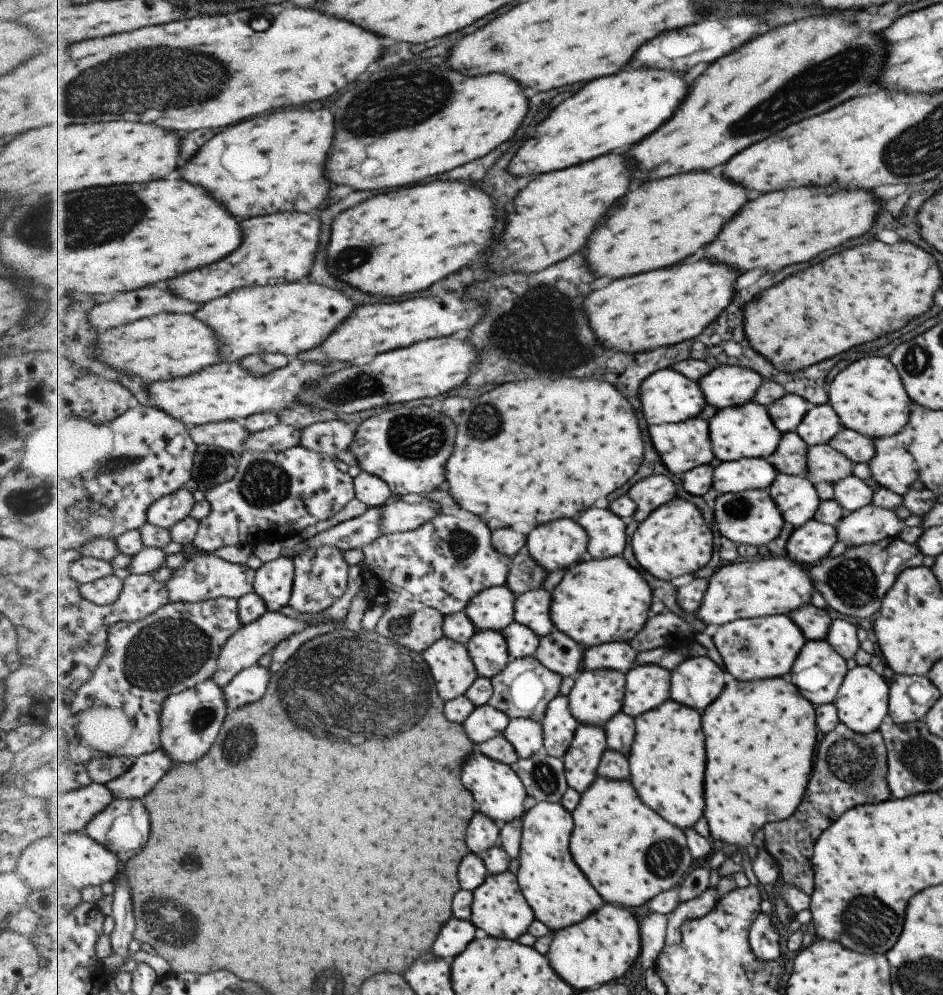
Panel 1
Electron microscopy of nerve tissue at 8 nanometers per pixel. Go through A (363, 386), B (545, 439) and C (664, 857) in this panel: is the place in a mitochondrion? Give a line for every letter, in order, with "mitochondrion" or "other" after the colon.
A: mitochondrion
B: other
C: mitochondrion

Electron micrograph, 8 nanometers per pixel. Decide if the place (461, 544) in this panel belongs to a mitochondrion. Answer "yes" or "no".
yes

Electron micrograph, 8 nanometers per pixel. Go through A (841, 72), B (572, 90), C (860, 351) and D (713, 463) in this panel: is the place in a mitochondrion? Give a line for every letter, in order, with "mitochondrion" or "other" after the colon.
A: mitochondrion
B: other
C: other
D: other

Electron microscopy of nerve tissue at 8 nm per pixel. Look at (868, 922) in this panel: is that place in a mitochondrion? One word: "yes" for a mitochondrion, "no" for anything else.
yes

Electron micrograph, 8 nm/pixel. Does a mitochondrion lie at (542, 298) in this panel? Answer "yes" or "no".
yes

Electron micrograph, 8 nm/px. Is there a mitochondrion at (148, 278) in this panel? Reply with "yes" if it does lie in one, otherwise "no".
no

